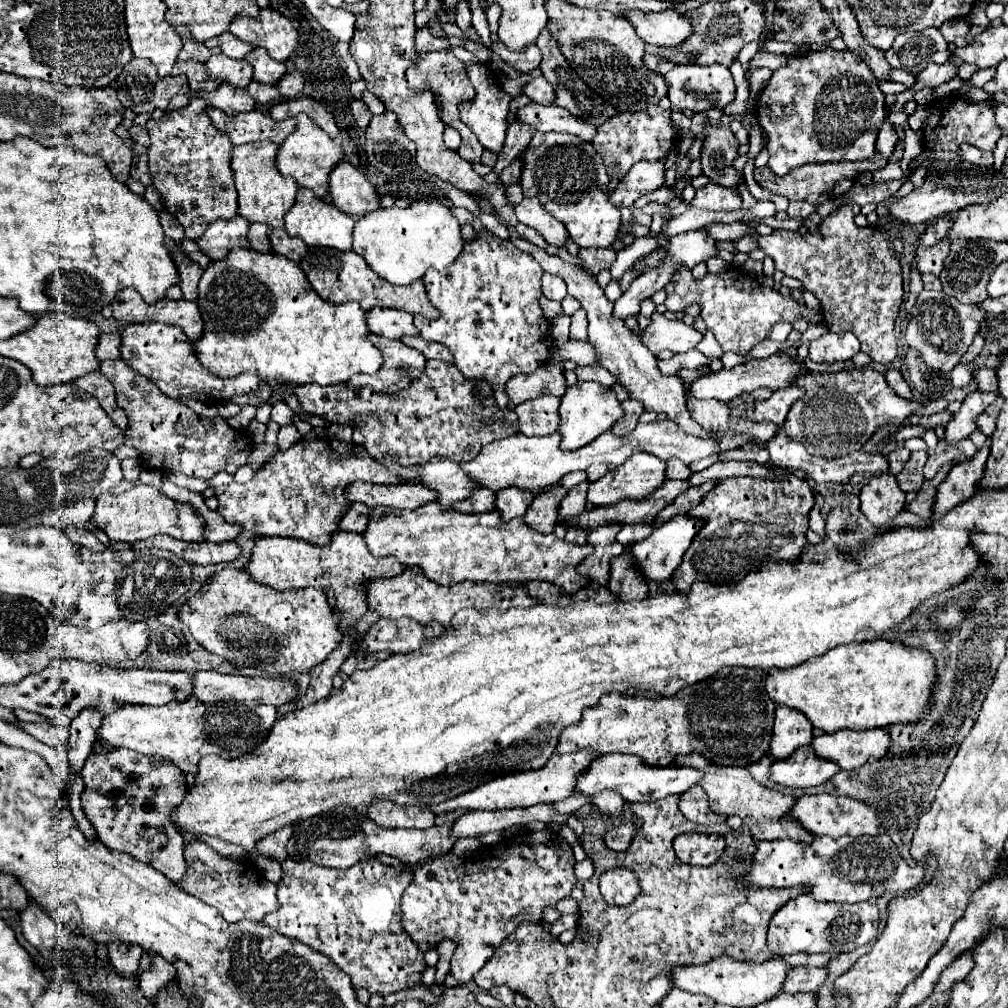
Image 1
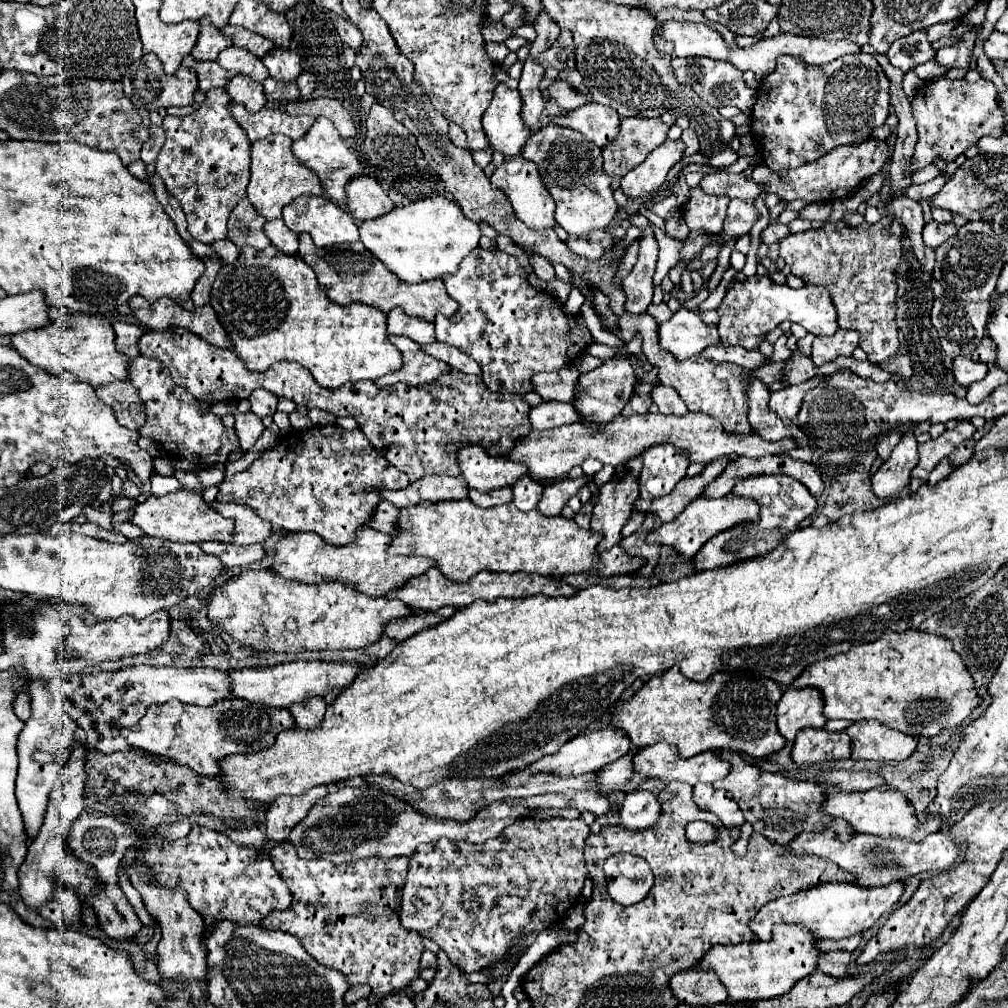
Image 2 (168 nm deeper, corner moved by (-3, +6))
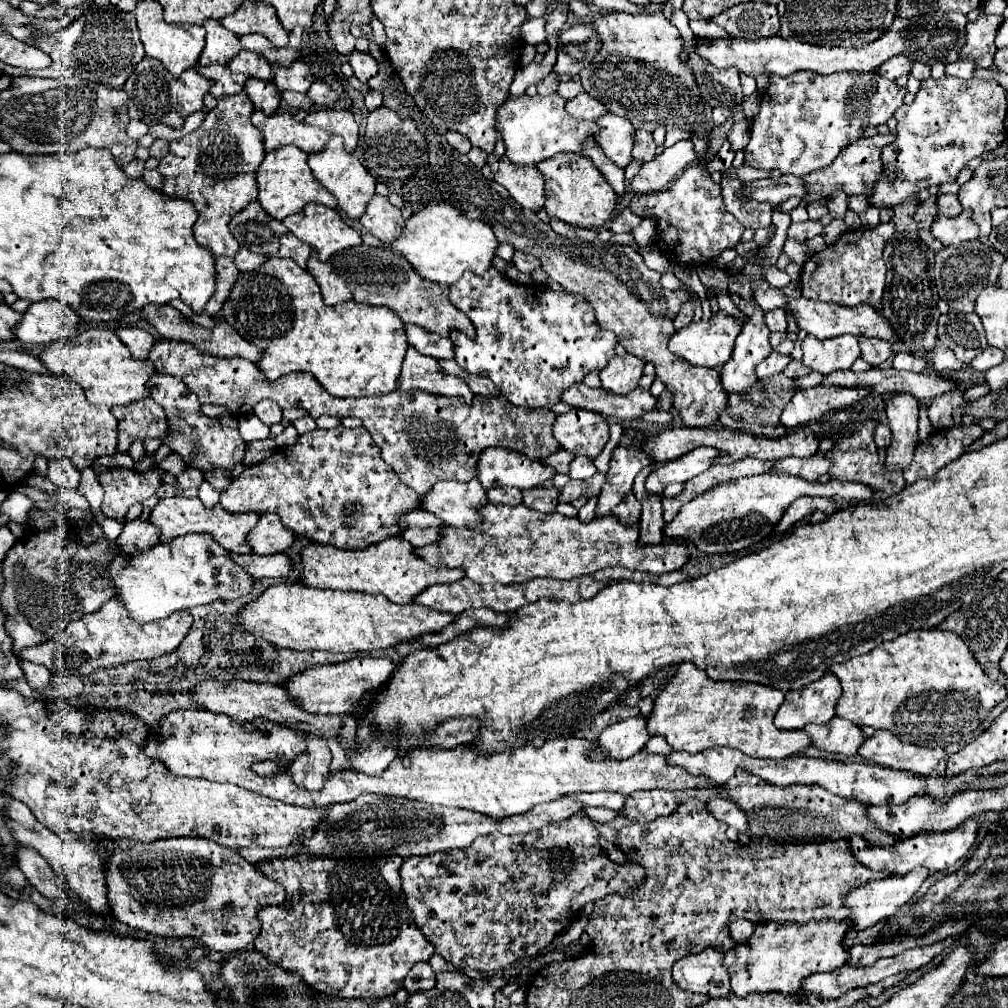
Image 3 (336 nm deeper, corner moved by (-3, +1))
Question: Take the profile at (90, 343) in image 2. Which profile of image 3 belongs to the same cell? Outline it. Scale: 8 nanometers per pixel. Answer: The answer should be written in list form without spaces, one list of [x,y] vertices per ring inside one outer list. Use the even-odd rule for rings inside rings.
[[[89,328],[85,332],[79,332],[75,338],[55,342],[47,346],[39,354],[39,358],[53,374],[63,374],[75,380],[85,390],[85,396],[91,404],[105,404],[111,408],[149,398],[147,384],[155,374],[155,366],[149,360],[133,360],[131,352],[115,336],[115,332],[99,328]]]

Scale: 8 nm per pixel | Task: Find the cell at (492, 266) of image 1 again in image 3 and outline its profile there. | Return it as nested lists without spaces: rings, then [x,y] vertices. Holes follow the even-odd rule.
[[[489,268],[485,276],[465,272],[459,284],[453,284],[449,288],[449,300],[455,308],[469,316],[477,332],[475,340],[461,332],[451,332],[449,338],[455,346],[455,360],[463,370],[491,378],[501,394],[515,406],[555,406],[557,402],[561,402],[561,394],[571,384],[581,382],[583,376],[591,370],[601,370],[615,356],[617,336],[611,330],[603,330],[599,328],[599,324],[595,324],[595,310],[583,296],[575,296],[565,290],[555,292],[549,288],[541,288],[539,294],[539,288],[511,282],[505,274]]]

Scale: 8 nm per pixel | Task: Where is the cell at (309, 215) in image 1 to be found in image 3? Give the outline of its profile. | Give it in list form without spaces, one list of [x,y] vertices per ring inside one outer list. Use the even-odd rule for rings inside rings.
[[[311,202],[299,214],[287,216],[283,224],[299,240],[307,242],[317,252],[317,258],[325,262],[337,250],[361,244],[359,232],[353,230],[337,210],[323,204]]]

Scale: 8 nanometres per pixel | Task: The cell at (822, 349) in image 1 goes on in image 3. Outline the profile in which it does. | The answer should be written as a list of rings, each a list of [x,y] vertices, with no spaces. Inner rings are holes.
[[[847,334],[829,340],[817,340],[815,336],[805,336],[801,346],[803,346],[803,364],[821,374],[849,370],[851,364],[861,356],[857,338]]]

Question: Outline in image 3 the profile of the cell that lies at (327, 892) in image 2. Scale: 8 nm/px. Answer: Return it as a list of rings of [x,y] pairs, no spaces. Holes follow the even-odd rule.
[[[283,856],[269,858],[257,862],[257,870],[263,872],[269,880],[279,882],[285,888],[287,900],[279,906],[263,908],[259,912],[261,932],[253,940],[253,946],[277,962],[285,970],[299,974],[311,988],[321,994],[337,996],[337,998],[363,998],[363,1000],[379,1000],[385,996],[393,996],[403,988],[403,980],[409,970],[417,962],[427,962],[435,954],[435,946],[415,928],[411,916],[405,914],[405,902],[401,896],[399,882],[399,866],[403,858],[379,856],[373,862],[367,860],[343,860],[343,858],[327,858],[327,856]]]

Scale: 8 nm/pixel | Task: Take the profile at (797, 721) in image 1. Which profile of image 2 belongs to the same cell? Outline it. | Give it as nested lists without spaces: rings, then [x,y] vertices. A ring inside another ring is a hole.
[[[805,687],[805,689],[785,689],[783,697],[777,703],[777,727],[779,733],[793,743],[795,735],[805,729],[805,727],[813,727],[813,729],[821,729],[827,719],[821,713],[823,703],[821,703],[821,695],[819,691],[813,687]]]

